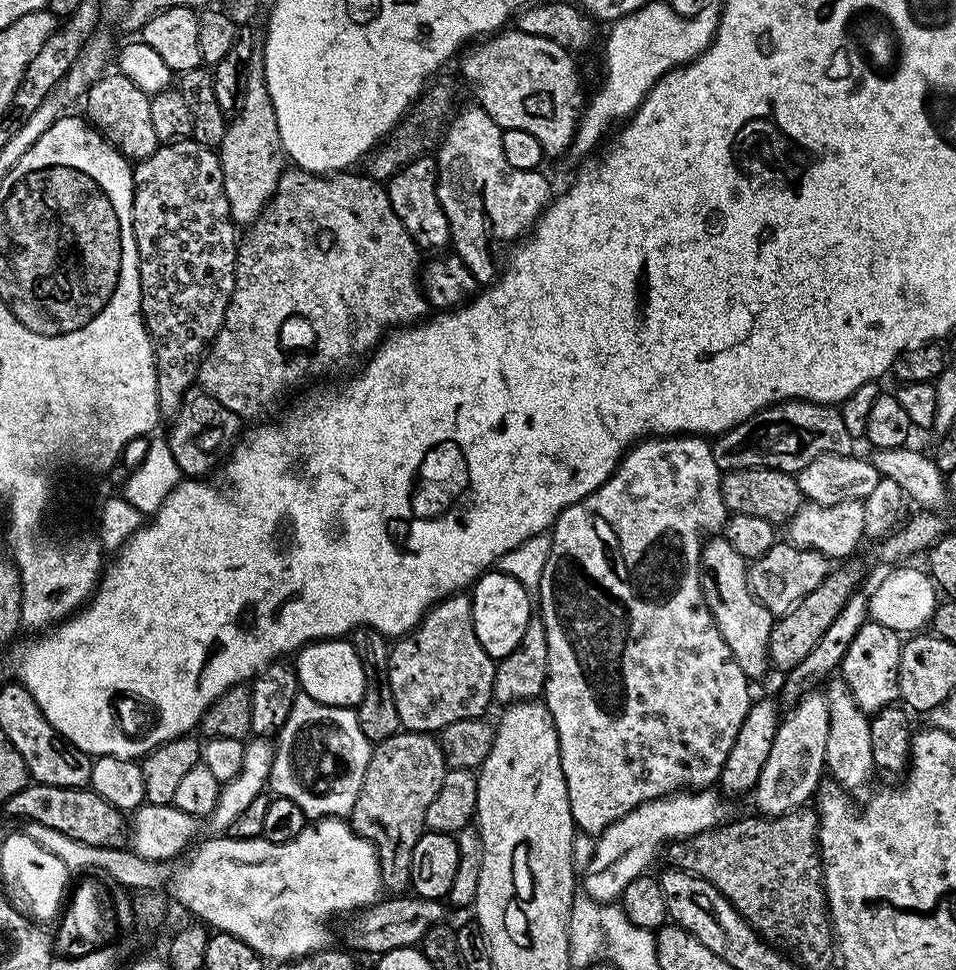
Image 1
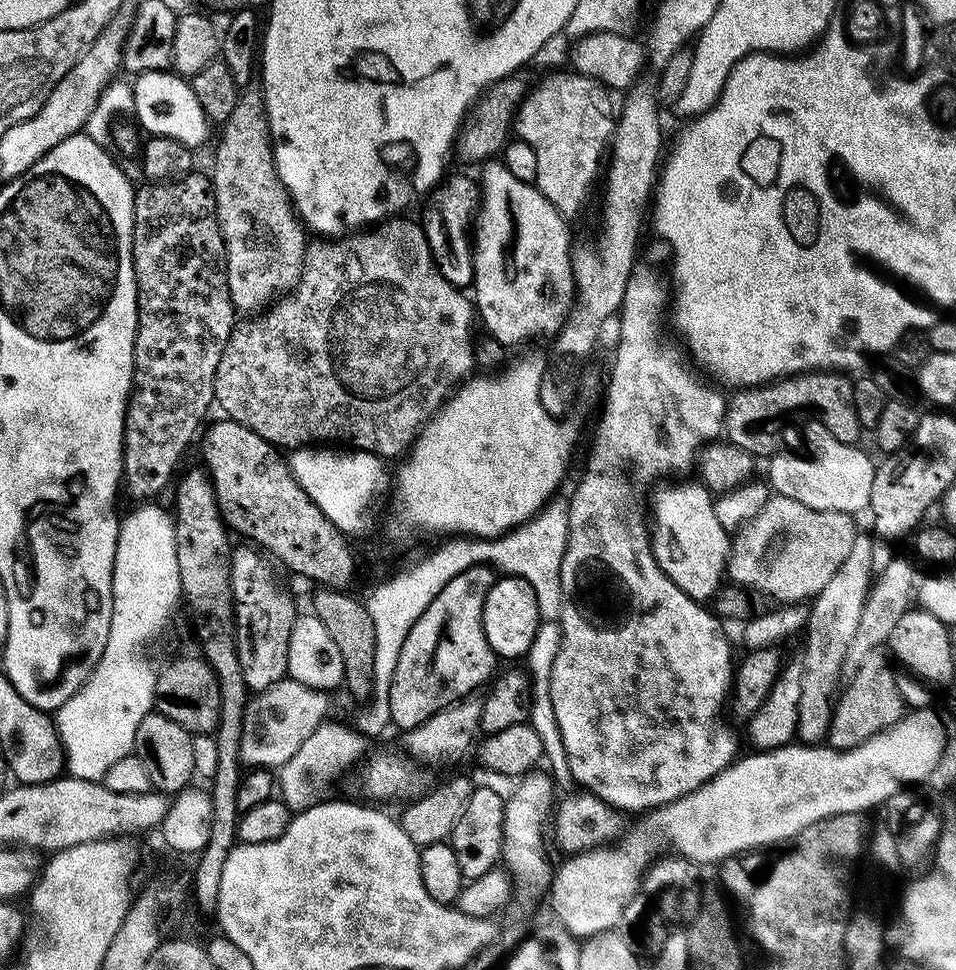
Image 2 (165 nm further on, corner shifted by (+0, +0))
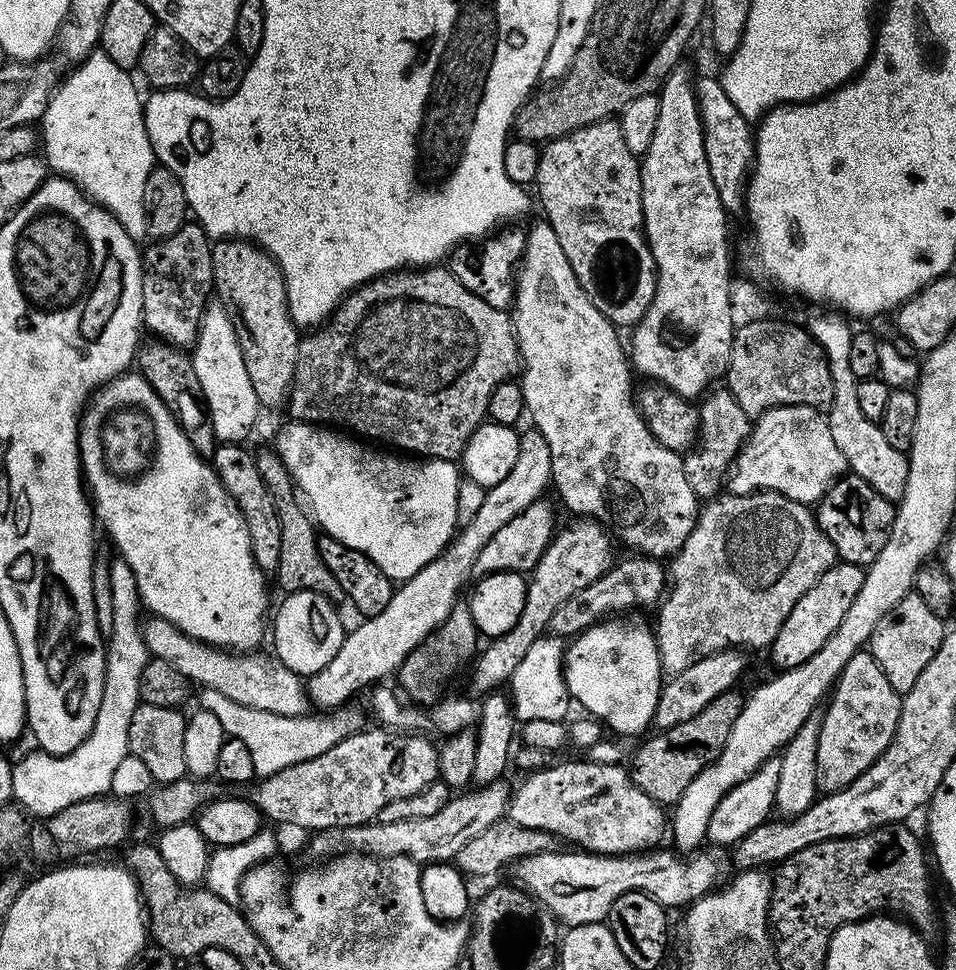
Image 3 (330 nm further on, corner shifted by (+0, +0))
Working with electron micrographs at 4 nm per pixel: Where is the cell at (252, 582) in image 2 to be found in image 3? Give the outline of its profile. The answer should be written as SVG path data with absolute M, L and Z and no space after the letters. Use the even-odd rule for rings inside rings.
M217 443L211 454L210 463L216 475L220 477L225 491L240 511L244 528L250 536L254 562L260 567L261 572L272 574L278 566L278 554L282 550L282 526L278 522L276 500L270 494L266 482L262 482L262 474L258 474L256 457L251 451L248 453L244 447L243 443Z

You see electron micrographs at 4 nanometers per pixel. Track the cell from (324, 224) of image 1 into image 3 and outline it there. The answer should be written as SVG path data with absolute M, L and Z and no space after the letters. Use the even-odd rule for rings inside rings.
M428 266L423 270L385 272L384 275L376 276L349 292L323 324L309 331L301 339L292 389L288 391L286 397L286 409L288 408L289 414L292 415L289 417L296 422L317 426L339 426L357 437L393 444L396 447L393 449L404 454L411 454L416 458L435 458L456 462L463 457L466 442L472 437L474 430L479 424L485 423L490 394L494 394L494 386L498 386L504 380L513 379L521 368L520 351L516 345L516 331L512 328L511 315L505 309L489 306L488 303L482 302L482 298L470 294L470 290L466 290L466 286L458 282L451 267Z

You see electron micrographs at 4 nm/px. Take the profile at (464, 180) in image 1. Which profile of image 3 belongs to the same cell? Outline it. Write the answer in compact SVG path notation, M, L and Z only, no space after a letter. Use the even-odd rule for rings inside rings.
M546 222L539 223L532 229L527 229L526 232L524 255L520 257L518 271L514 276L514 303L510 309L510 315L512 328L516 331L516 345L520 351L522 371L519 373L518 383L522 390L524 407L530 420L532 416L531 423L541 432L542 437L546 438L546 443L550 448L551 487L556 488L561 502L573 512L571 514L573 517L607 521L615 539L621 545L624 543L628 548L637 548L635 551L645 557L671 558L676 555L676 551L684 545L686 538L694 530L698 515L698 498L694 494L694 490L690 490L690 482L686 482L686 470L681 453L671 452L669 448L662 446L662 442L658 442L658 438L654 438L654 434L648 429L648 423L645 422L640 407L636 404L634 387L632 388L631 384L634 372L630 367L625 345L624 348L620 345L621 333L616 325L611 324L604 317L602 310L598 310L598 306L594 306L594 302L590 302L586 290L582 290L582 286L570 266L570 258L566 258L566 253L562 251L562 242L558 242L558 234L554 234L554 230Z

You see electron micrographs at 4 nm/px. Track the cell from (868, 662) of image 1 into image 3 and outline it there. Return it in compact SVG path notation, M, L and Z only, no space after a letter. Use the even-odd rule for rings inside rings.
M858 651L846 662L831 689L828 708L823 709L824 721L818 736L816 783L825 793L837 792L854 782L890 746L898 726L901 699L901 693L890 686L871 651Z

